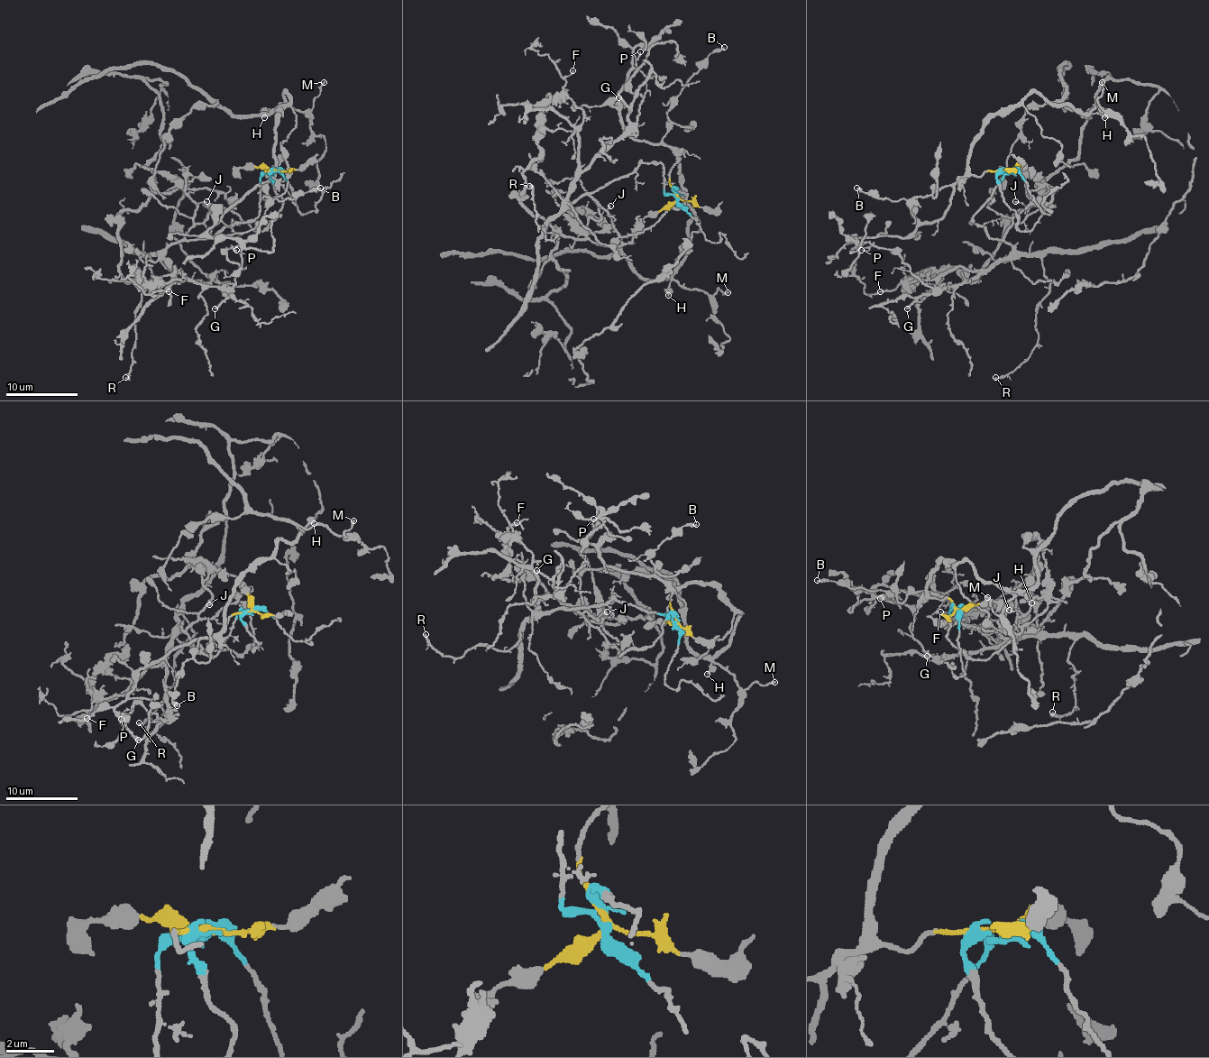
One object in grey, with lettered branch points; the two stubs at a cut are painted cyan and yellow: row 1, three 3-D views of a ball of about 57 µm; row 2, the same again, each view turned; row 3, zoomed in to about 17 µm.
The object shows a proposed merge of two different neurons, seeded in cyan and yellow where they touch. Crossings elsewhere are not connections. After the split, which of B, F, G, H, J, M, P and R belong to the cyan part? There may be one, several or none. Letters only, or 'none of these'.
F, G, J, P, R

